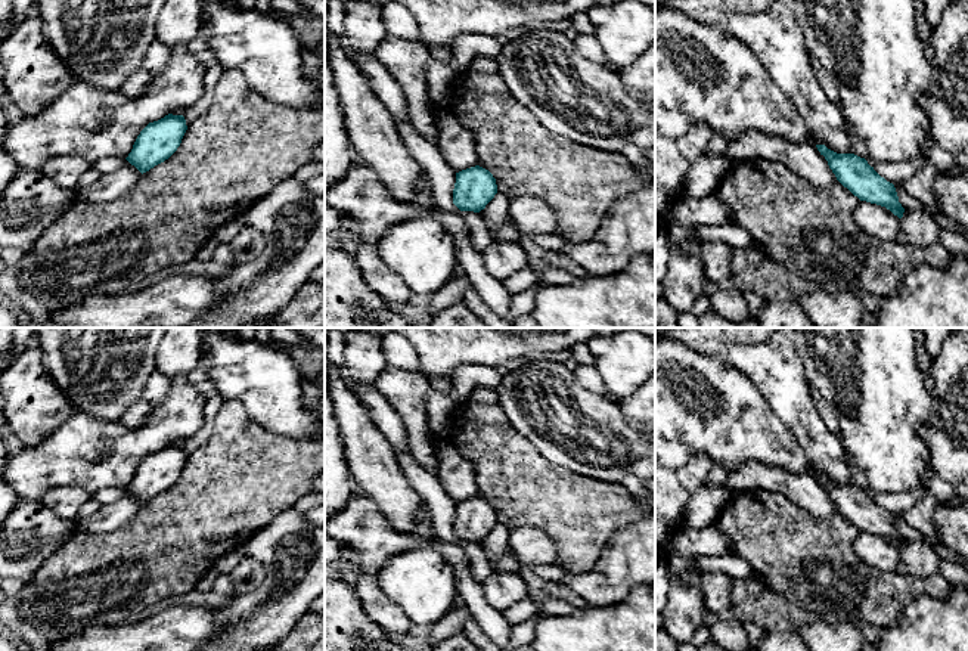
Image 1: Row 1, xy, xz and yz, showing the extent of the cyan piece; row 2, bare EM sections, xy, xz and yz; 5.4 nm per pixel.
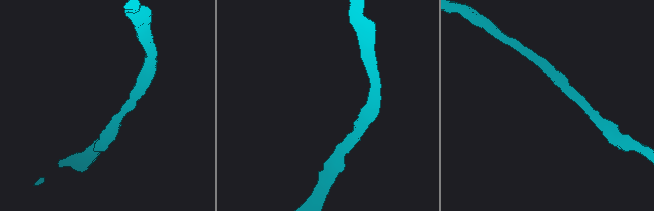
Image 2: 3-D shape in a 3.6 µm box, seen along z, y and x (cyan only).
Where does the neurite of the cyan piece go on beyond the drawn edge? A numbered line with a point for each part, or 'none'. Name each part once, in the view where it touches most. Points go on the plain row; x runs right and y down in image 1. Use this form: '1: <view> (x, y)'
none

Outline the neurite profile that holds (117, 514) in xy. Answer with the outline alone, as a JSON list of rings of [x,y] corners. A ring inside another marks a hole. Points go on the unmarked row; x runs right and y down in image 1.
[[[124,490],[120,499],[102,505],[96,514],[74,521],[74,533],[100,534],[121,528],[137,515],[140,506],[142,503]]]

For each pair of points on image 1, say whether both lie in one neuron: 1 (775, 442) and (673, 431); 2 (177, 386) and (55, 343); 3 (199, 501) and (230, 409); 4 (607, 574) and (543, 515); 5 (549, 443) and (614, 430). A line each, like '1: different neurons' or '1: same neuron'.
1: same neuron
2: different neurons
3: same neuron
4: different neurons
5: same neuron

